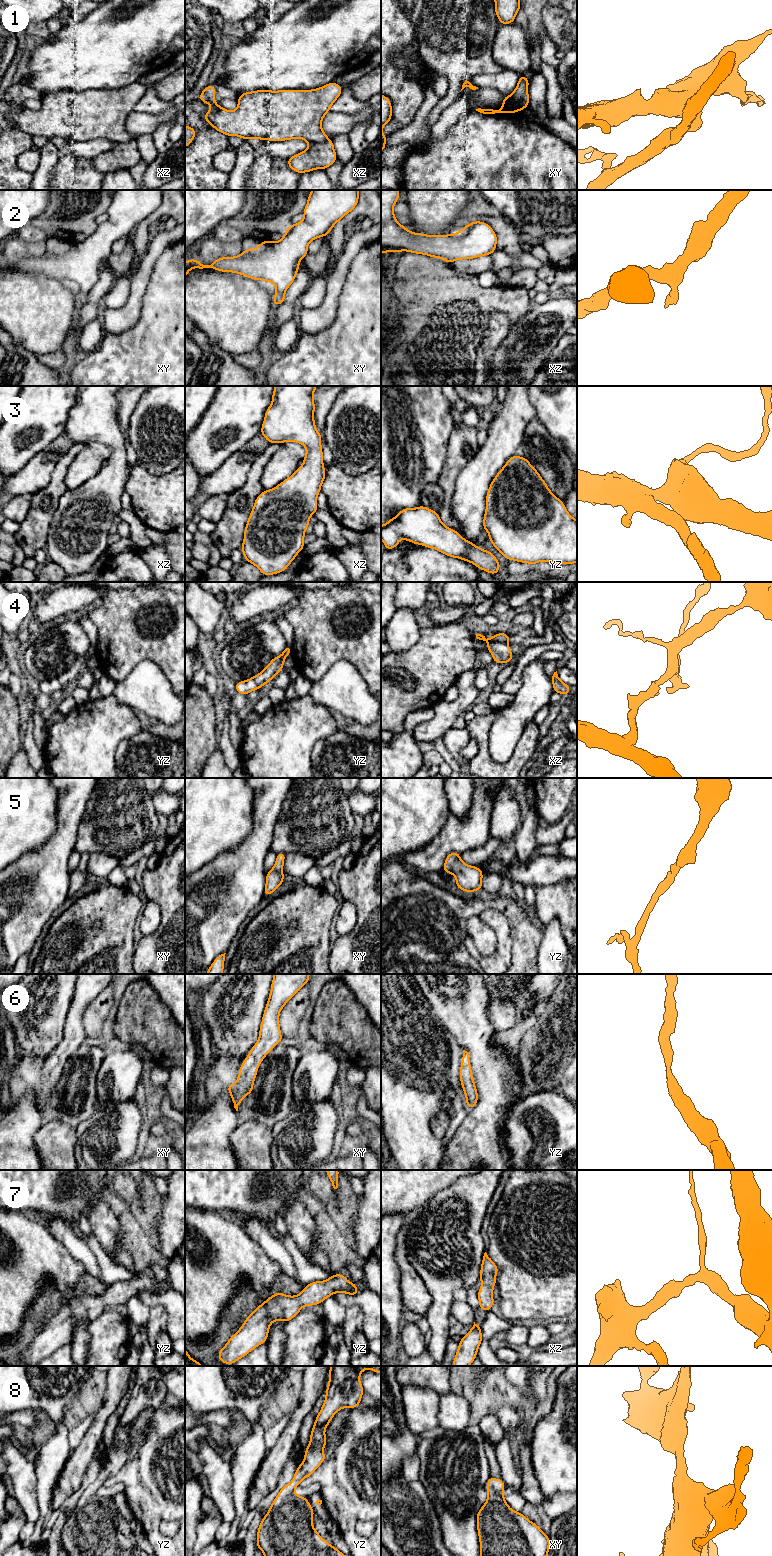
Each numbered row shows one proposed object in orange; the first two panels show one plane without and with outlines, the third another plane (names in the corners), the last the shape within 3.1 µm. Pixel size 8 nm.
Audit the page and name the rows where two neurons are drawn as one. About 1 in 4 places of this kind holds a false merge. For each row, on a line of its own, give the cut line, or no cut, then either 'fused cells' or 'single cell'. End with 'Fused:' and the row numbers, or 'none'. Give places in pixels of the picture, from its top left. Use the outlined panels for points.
1: cut xy (527, 89), (515, 100), (515, 107), (512, 112); fused cells
2: cut none; single cell
3: cut none; single cell
4: cut none; single cell
5: cut none; single cell
6: cut none; single cell
7: cut none; single cell
8: cut none; single cell
Fused: 1

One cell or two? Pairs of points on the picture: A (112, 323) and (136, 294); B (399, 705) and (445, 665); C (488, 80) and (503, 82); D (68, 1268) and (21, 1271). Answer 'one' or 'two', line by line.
A: one
B: one
C: one
D: one

